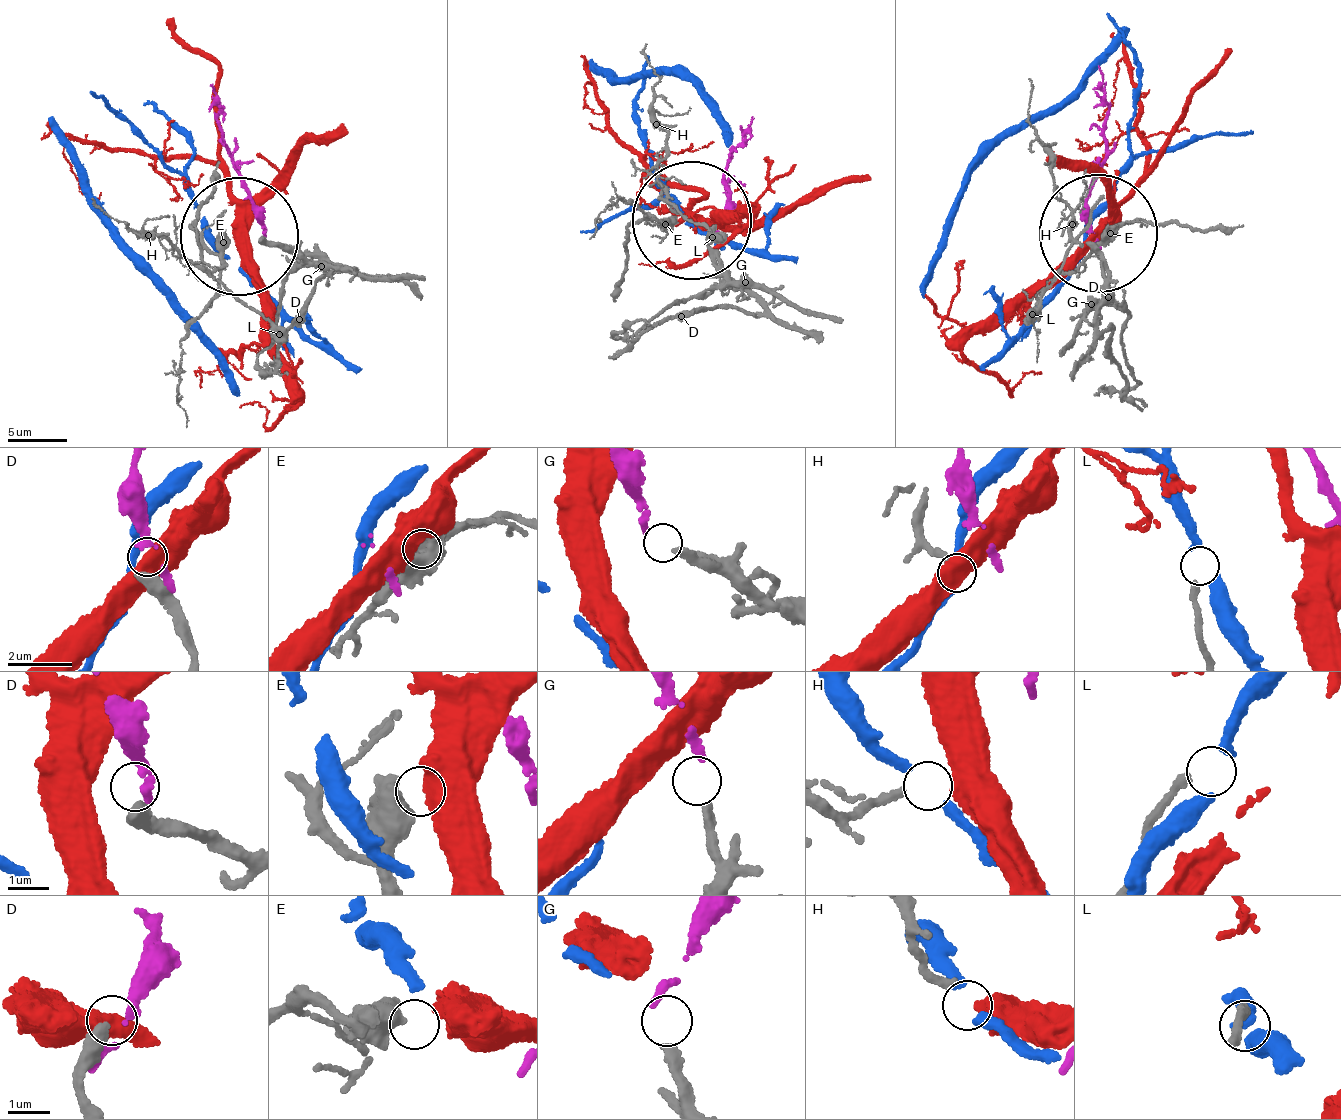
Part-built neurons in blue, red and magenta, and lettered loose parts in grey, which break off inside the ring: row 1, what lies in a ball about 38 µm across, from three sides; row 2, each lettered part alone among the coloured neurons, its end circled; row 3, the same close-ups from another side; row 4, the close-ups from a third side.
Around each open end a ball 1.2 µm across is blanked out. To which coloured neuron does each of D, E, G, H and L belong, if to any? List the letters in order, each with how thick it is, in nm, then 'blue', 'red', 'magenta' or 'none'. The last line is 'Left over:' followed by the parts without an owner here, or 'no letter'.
D: calibre 400 nm; none
E: calibre 500 nm; none
G: calibre 240 nm; magenta
H: calibre 190 nm; red
L: calibre 200 nm; none
Left over: D, E, L

